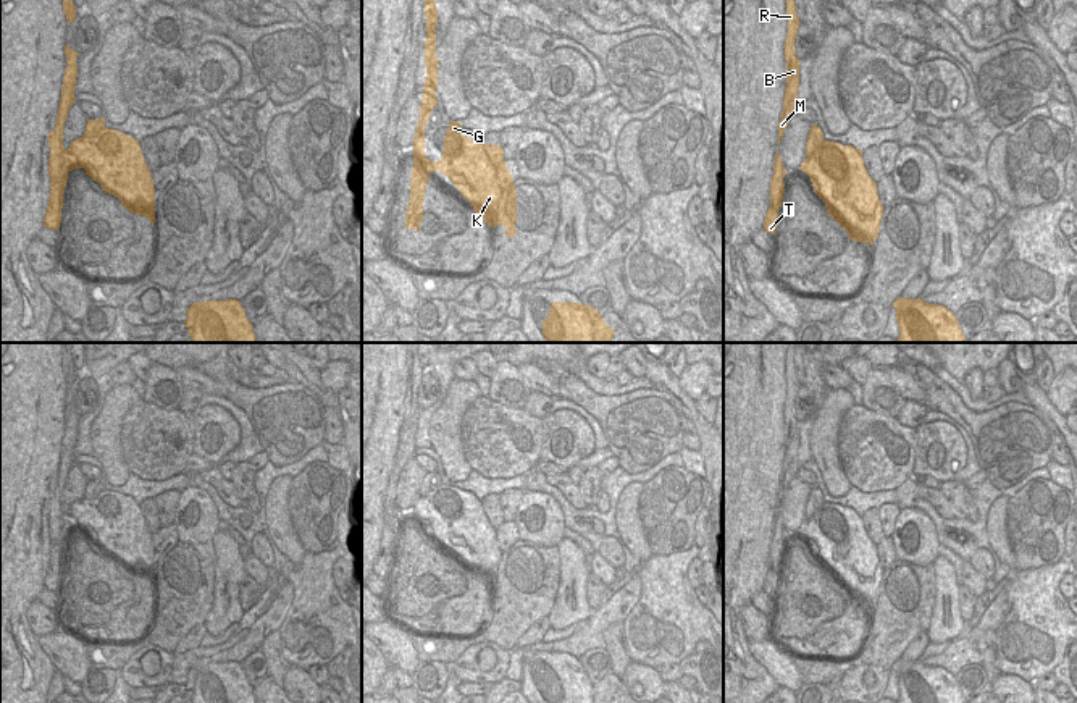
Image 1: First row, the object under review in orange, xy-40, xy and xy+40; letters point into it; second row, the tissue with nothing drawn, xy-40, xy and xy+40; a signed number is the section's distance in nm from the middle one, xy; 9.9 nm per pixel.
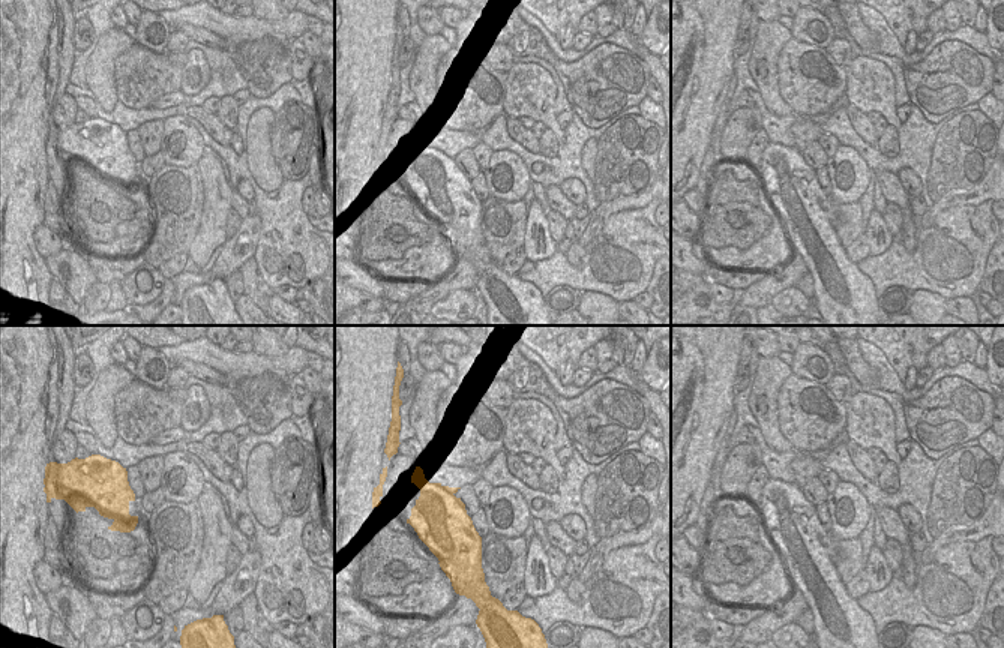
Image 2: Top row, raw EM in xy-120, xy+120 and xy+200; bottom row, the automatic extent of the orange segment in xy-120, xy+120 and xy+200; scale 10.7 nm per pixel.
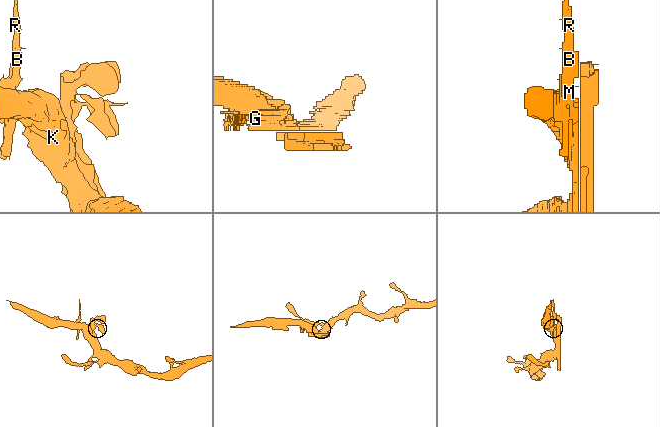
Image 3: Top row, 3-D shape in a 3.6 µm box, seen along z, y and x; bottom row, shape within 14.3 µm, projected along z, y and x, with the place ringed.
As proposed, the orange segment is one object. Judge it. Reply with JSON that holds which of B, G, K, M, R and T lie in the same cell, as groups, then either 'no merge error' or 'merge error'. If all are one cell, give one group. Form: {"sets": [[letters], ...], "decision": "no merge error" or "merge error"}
{"sets": [["B", "G", "K", "M", "R", "T"]], "decision": "no merge error"}

